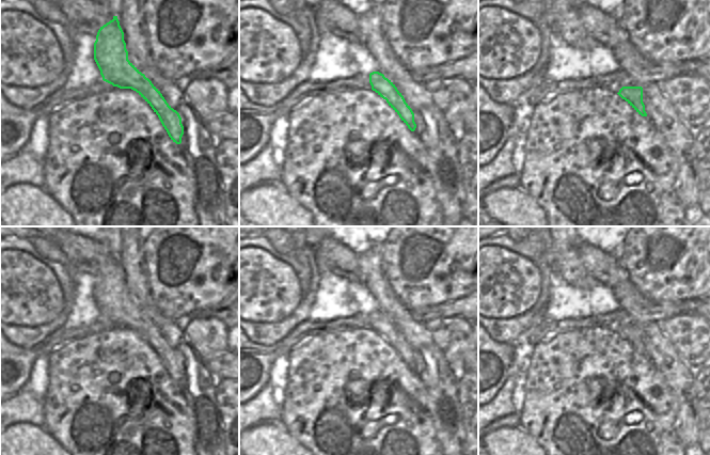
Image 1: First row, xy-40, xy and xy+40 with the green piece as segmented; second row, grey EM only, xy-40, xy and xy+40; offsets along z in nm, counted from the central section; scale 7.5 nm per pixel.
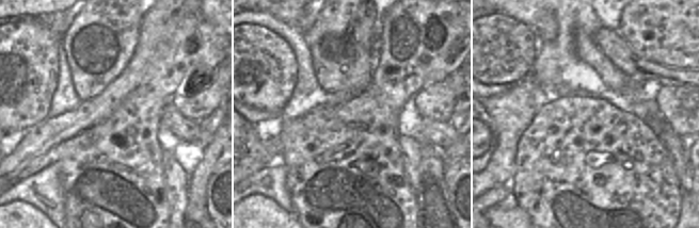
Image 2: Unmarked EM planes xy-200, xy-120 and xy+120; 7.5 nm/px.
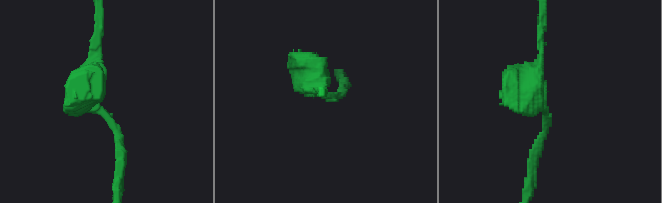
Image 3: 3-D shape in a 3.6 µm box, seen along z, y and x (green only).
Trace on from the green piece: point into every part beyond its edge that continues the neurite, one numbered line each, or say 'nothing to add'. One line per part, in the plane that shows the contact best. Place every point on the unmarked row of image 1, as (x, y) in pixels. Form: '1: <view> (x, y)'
nothing to add

